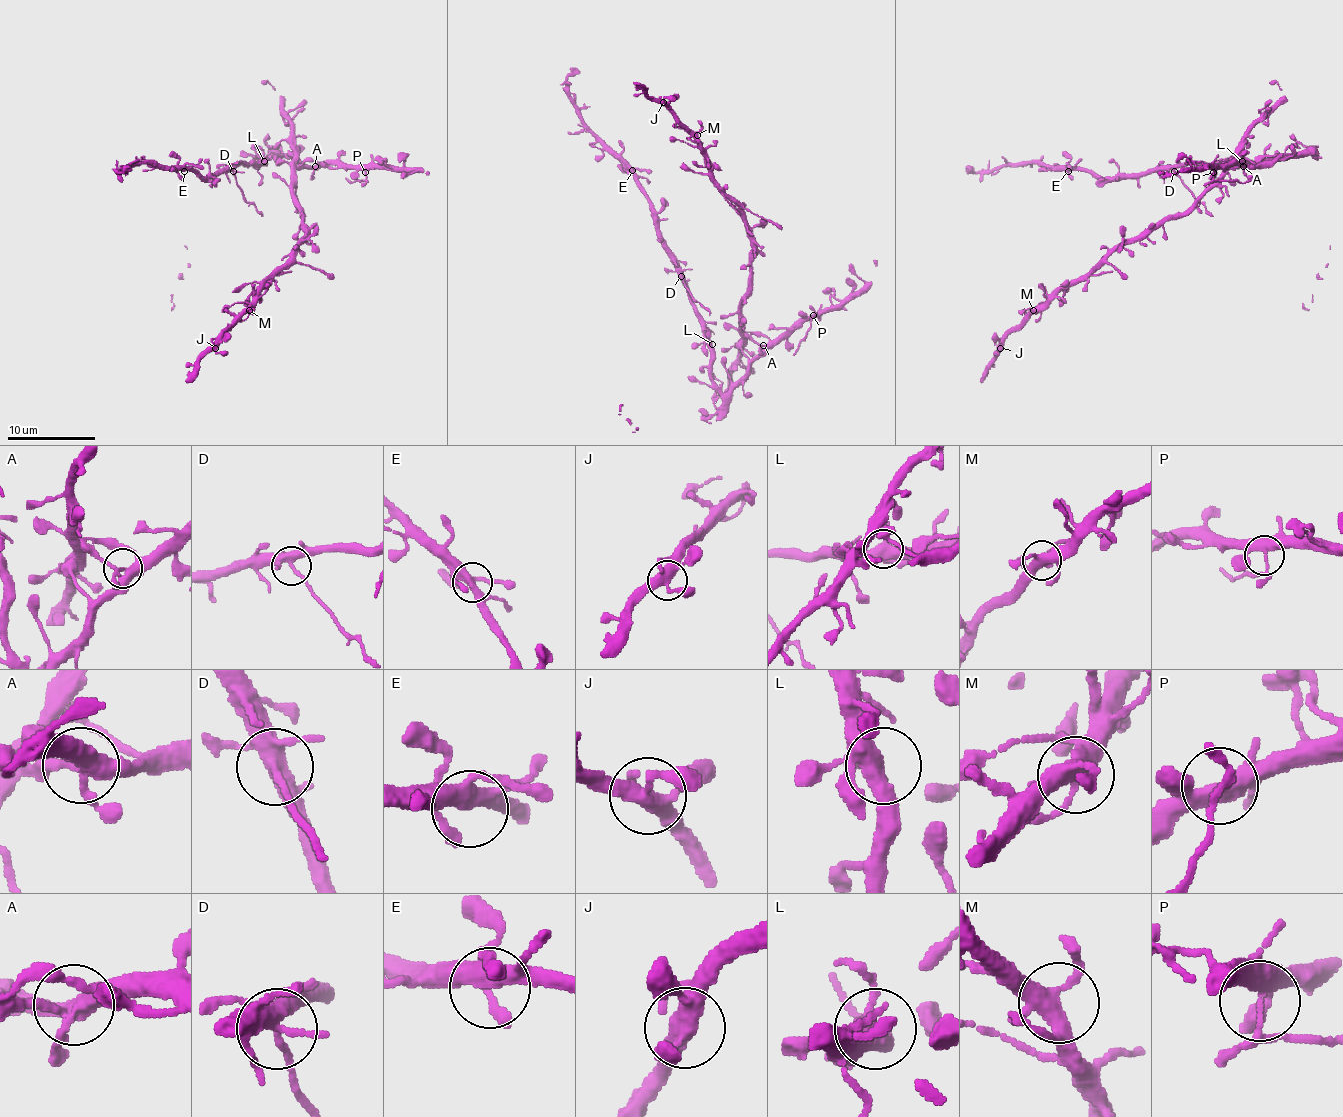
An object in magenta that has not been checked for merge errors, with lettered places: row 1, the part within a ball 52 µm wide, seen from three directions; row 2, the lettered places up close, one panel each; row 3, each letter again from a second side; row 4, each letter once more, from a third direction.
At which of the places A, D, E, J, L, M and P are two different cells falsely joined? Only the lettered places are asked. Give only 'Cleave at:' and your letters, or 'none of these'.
Cleave at: D, P

